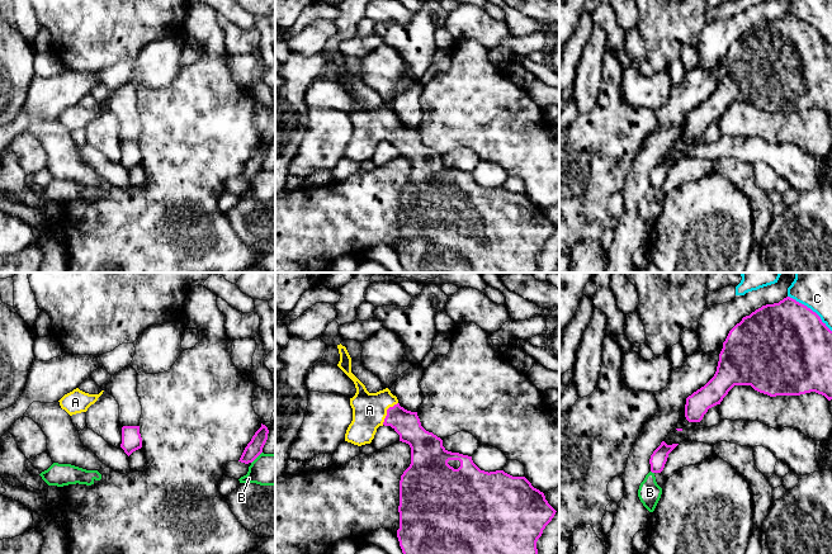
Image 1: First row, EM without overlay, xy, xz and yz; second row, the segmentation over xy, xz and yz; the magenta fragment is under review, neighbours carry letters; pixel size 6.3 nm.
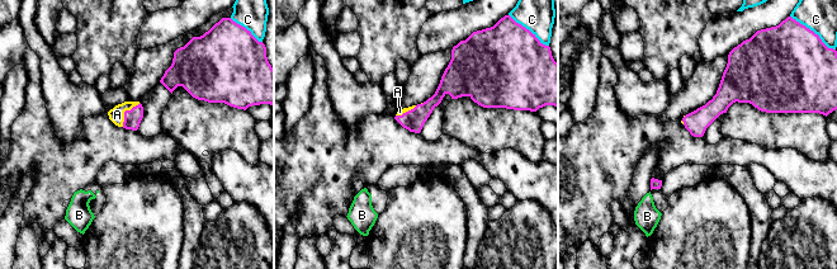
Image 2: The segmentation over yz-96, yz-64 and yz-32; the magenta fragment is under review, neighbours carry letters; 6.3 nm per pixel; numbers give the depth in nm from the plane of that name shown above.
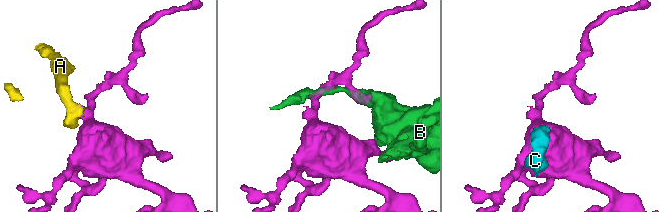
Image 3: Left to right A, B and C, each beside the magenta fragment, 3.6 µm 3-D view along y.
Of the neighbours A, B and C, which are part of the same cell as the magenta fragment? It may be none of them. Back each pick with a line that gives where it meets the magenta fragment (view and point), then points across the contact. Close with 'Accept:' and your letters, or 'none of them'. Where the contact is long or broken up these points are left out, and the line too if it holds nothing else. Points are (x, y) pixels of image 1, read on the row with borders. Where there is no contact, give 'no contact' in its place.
A: meets magenta in xz at (387, 412); runs through xz (406, 424), (387, 412), (369, 410)
Accept: A

